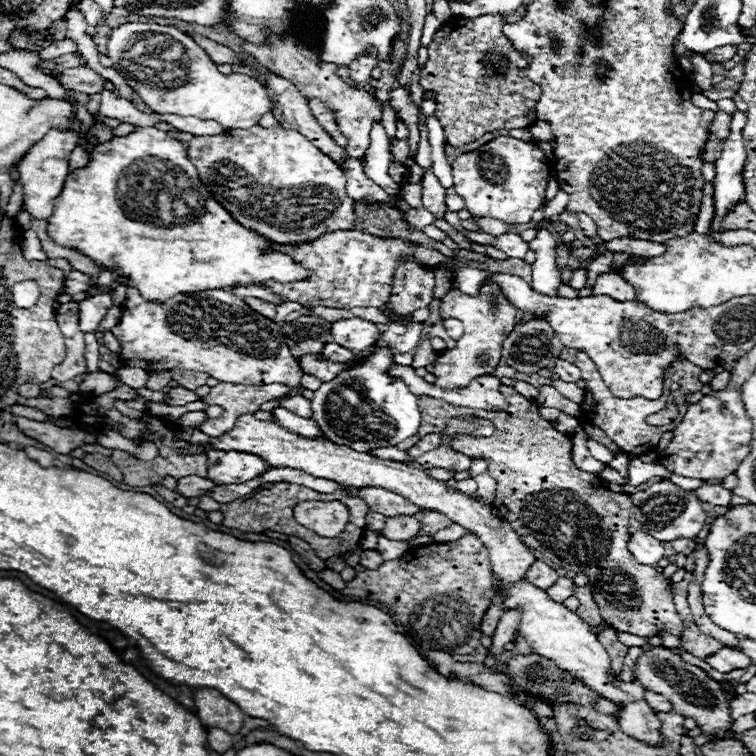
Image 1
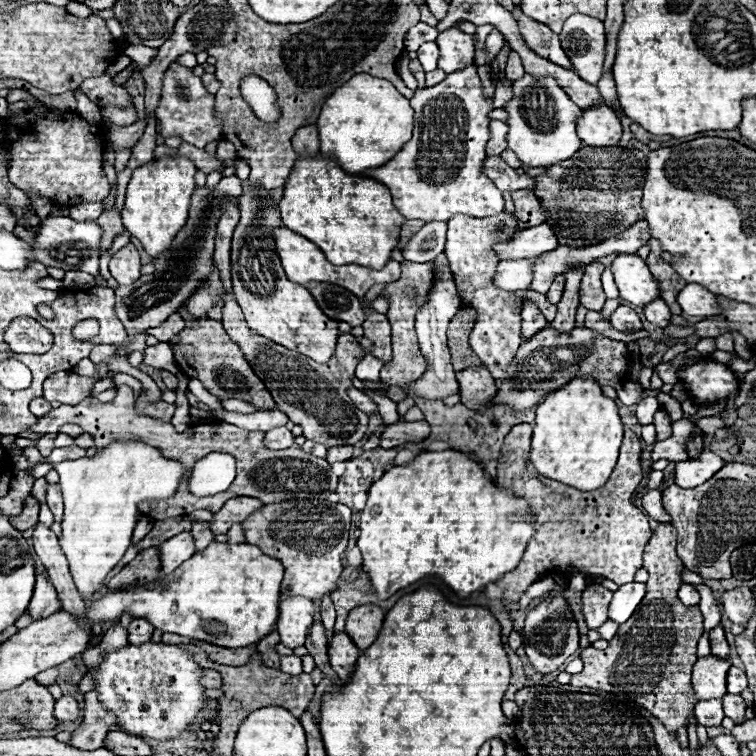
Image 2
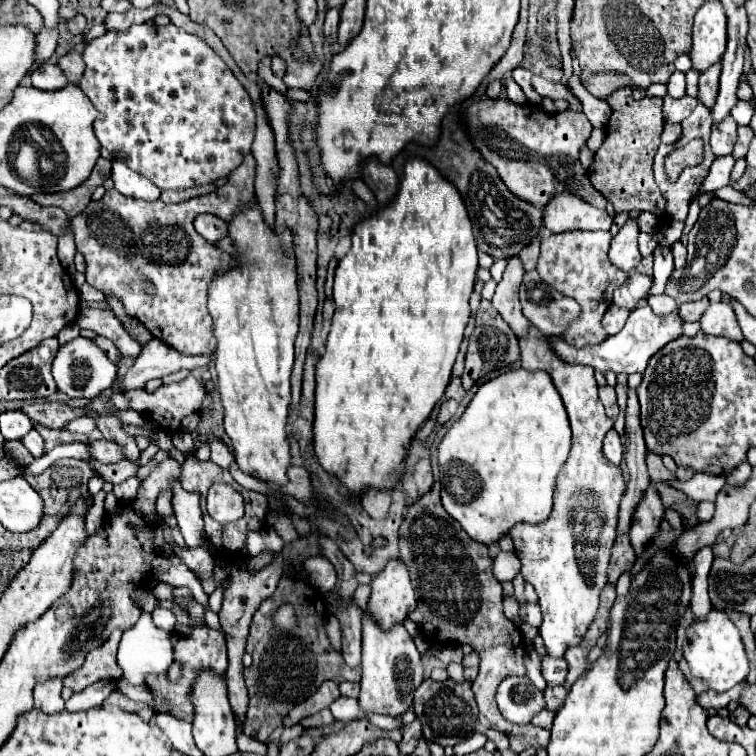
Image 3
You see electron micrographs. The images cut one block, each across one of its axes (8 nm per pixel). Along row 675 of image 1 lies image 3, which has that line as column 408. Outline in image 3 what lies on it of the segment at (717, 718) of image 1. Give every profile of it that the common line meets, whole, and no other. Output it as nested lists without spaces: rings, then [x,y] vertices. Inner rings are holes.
[[[364,612],[362,618],[362,694],[358,702],[364,712],[388,716],[404,714],[412,706],[412,696],[422,682],[422,656],[418,654],[412,636],[402,624],[384,630],[376,618]]]

